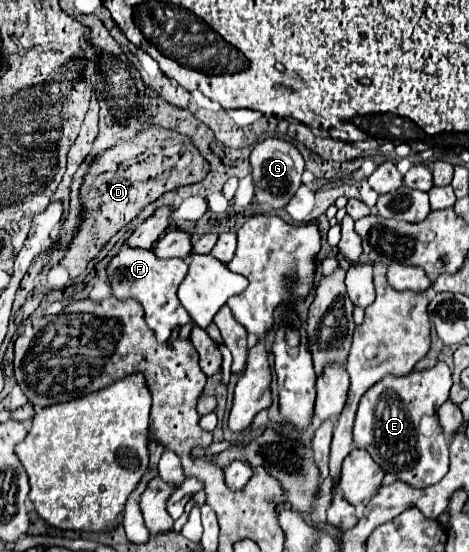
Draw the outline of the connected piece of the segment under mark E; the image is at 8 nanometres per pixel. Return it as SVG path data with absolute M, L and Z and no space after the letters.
M437 361L429 369L411 371L403 377L389 375L381 379L373 389L367 389L361 397L355 427L353 445L365 449L377 465L387 473L395 473L397 479L411 487L429 487L439 483L449 471L449 445L441 431L435 437L425 437L417 431L421 415L435 415L437 409L447 401L451 389L451 369L445 361Z

